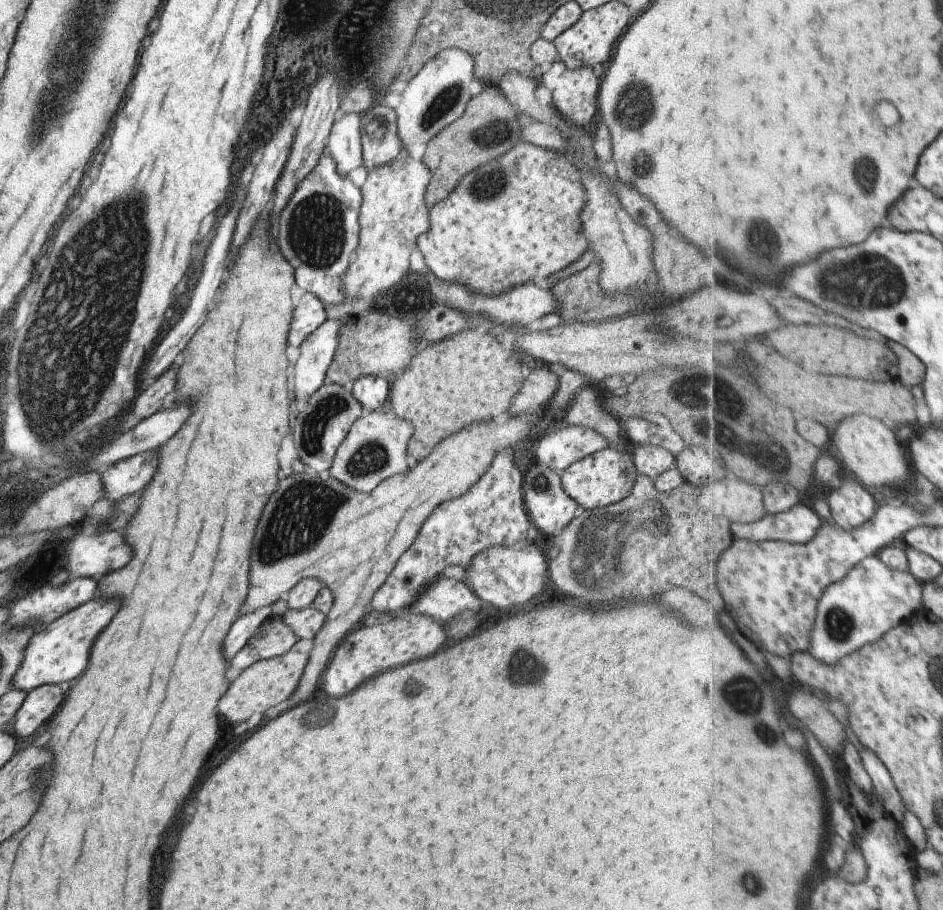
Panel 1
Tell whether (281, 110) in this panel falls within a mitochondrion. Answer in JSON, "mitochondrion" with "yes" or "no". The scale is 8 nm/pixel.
{"mitochondrion":"no"}

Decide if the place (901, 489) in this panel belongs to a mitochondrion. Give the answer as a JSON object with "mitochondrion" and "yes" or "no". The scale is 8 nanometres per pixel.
{"mitochondrion":"no"}

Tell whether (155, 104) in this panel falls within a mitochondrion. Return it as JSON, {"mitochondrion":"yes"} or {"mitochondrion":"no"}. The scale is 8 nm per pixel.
{"mitochondrion":"no"}

